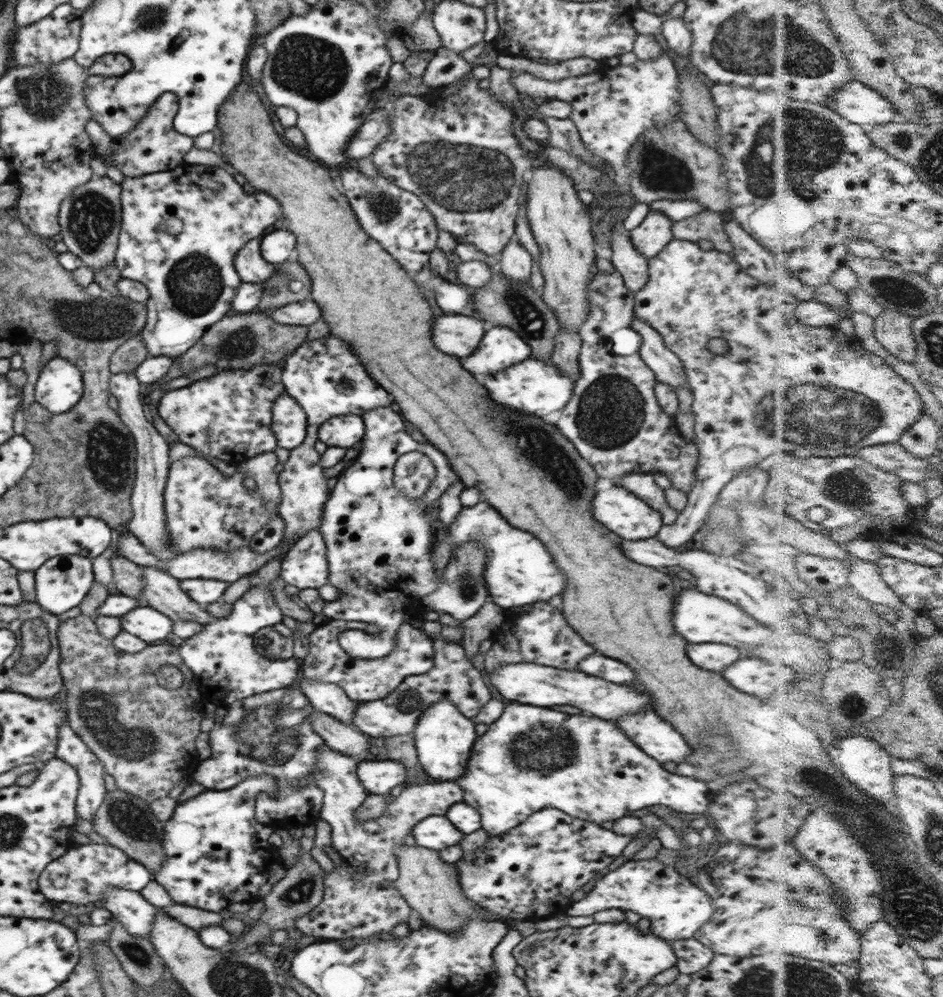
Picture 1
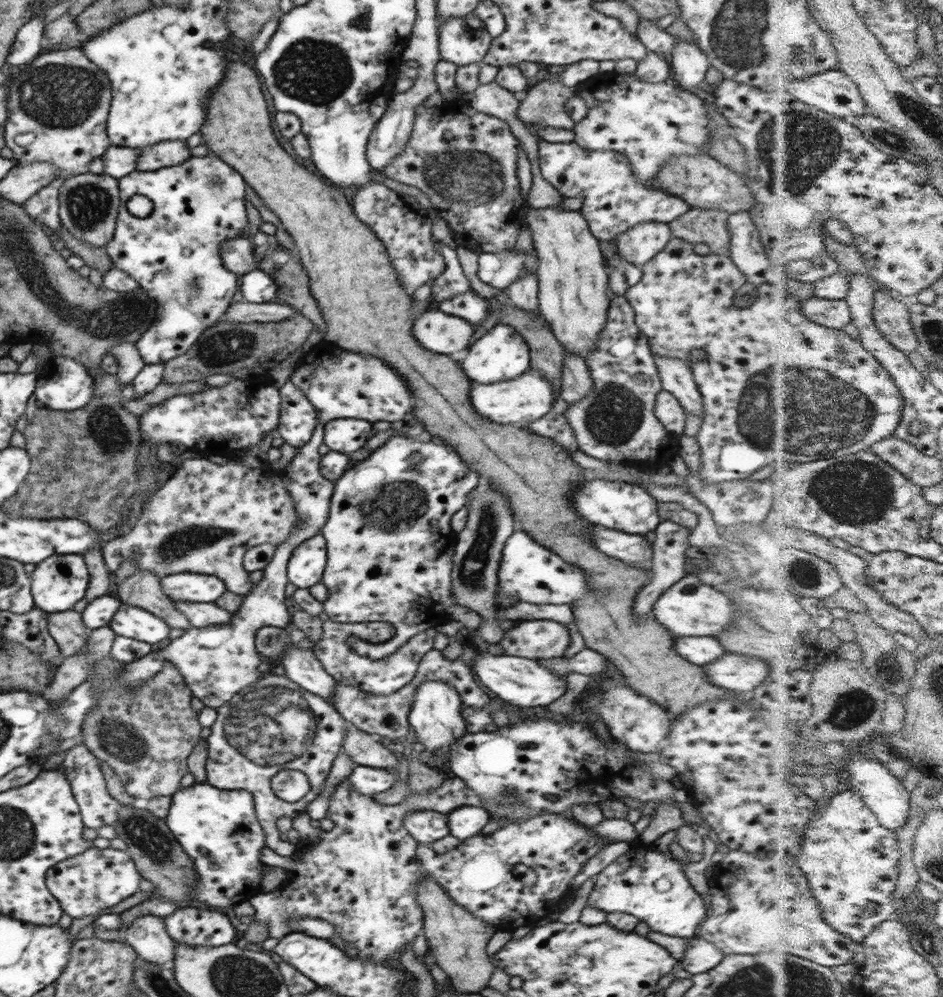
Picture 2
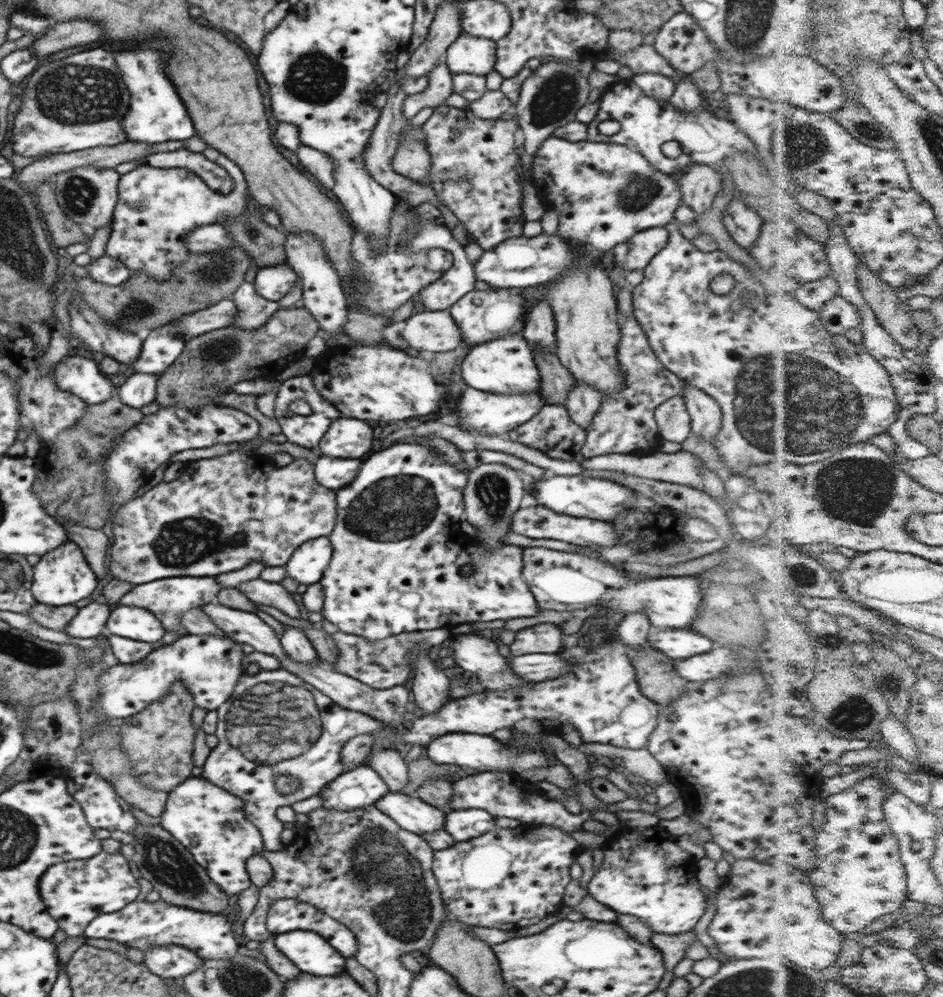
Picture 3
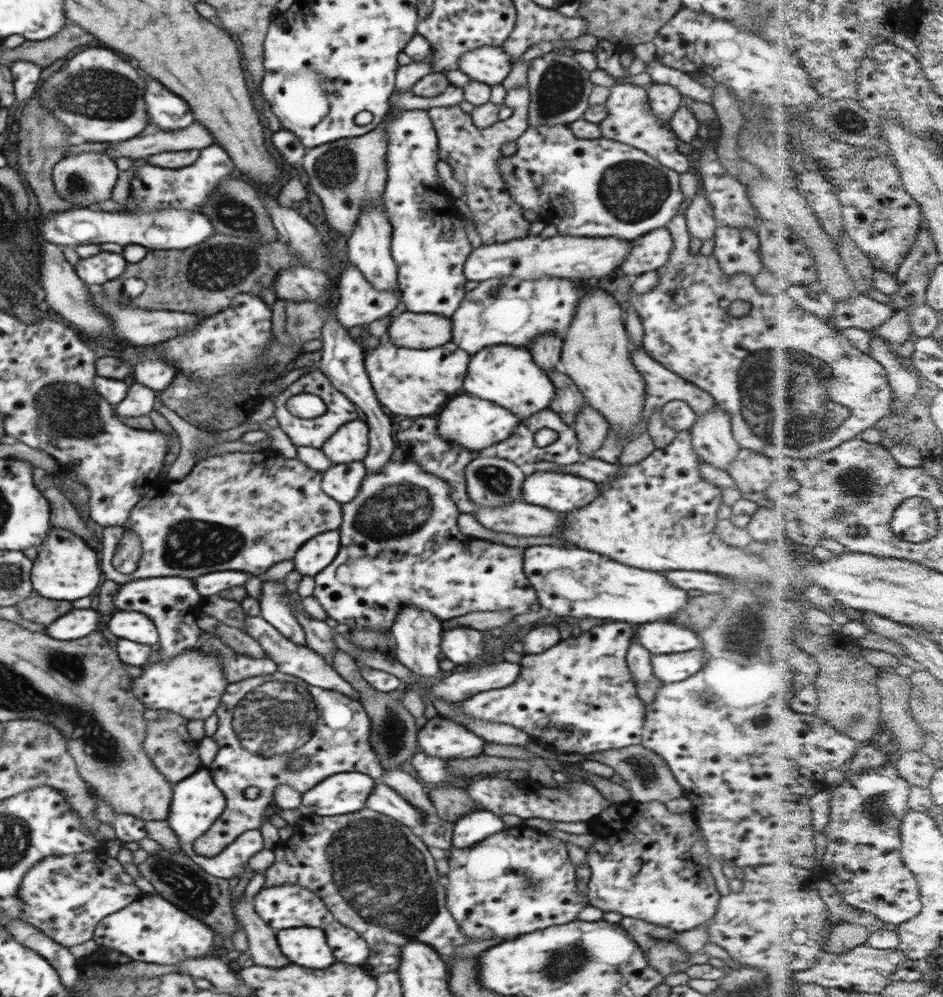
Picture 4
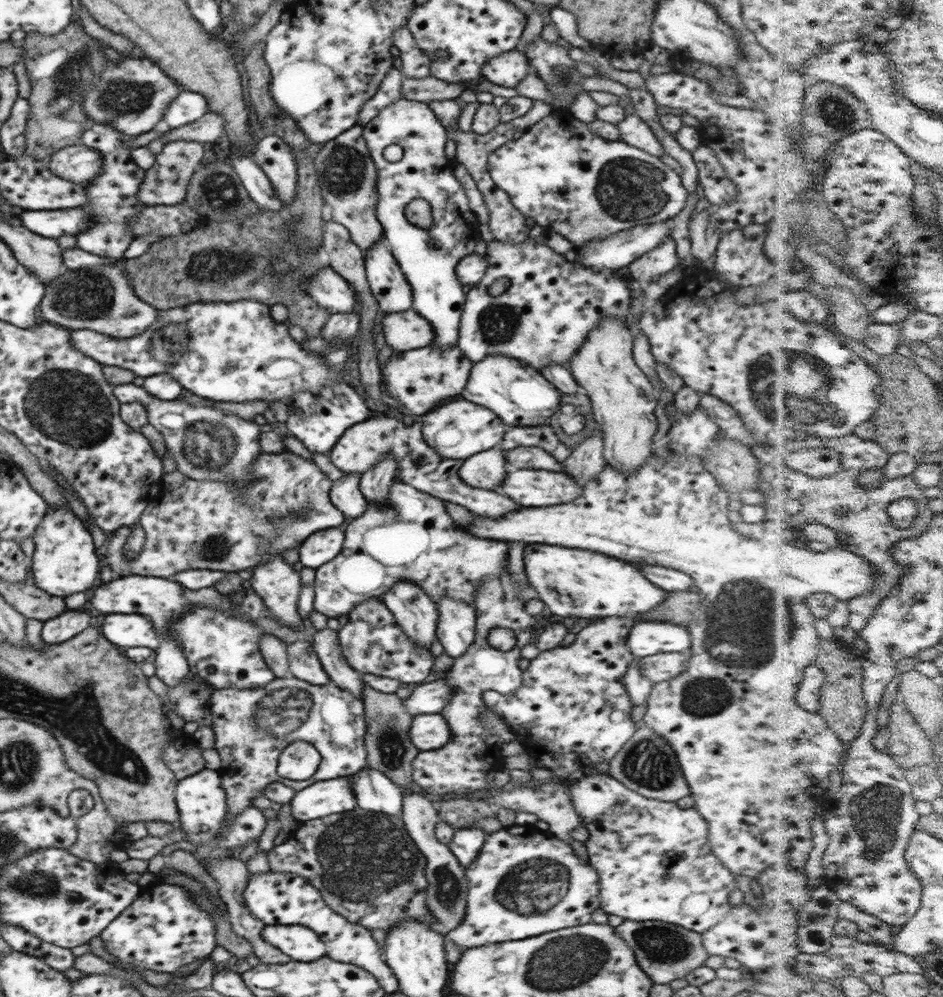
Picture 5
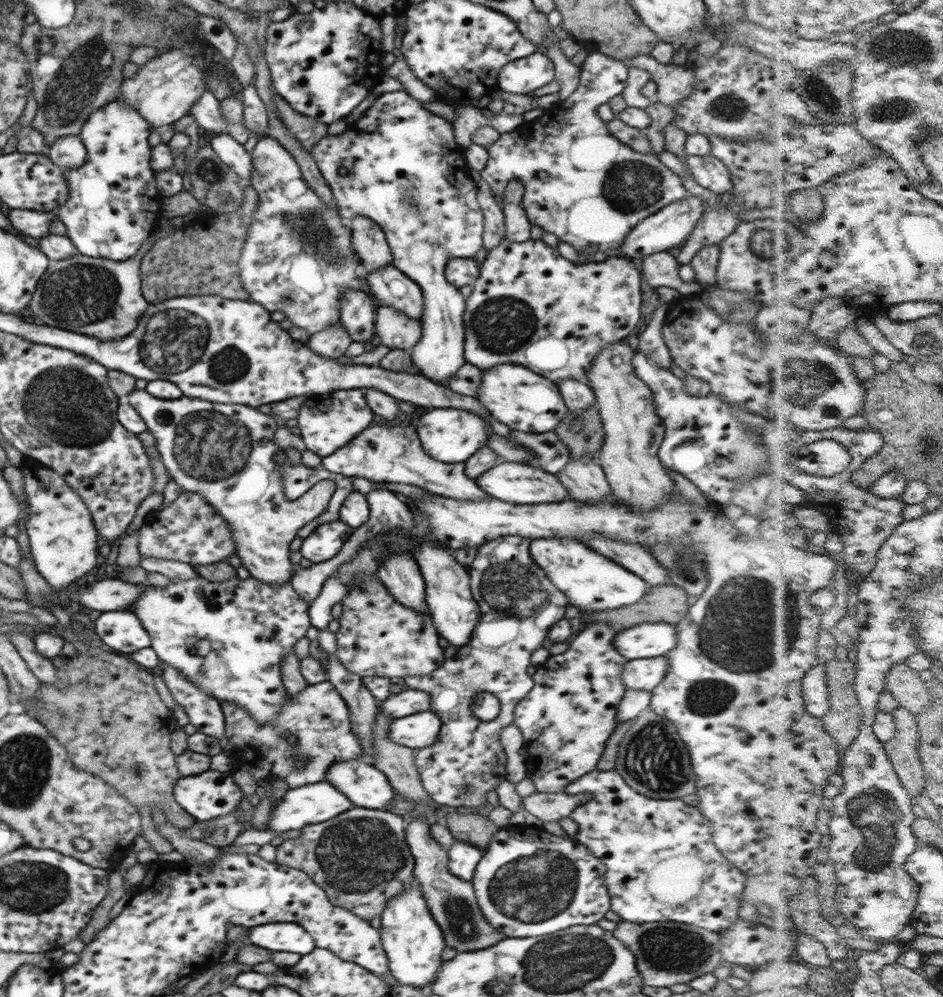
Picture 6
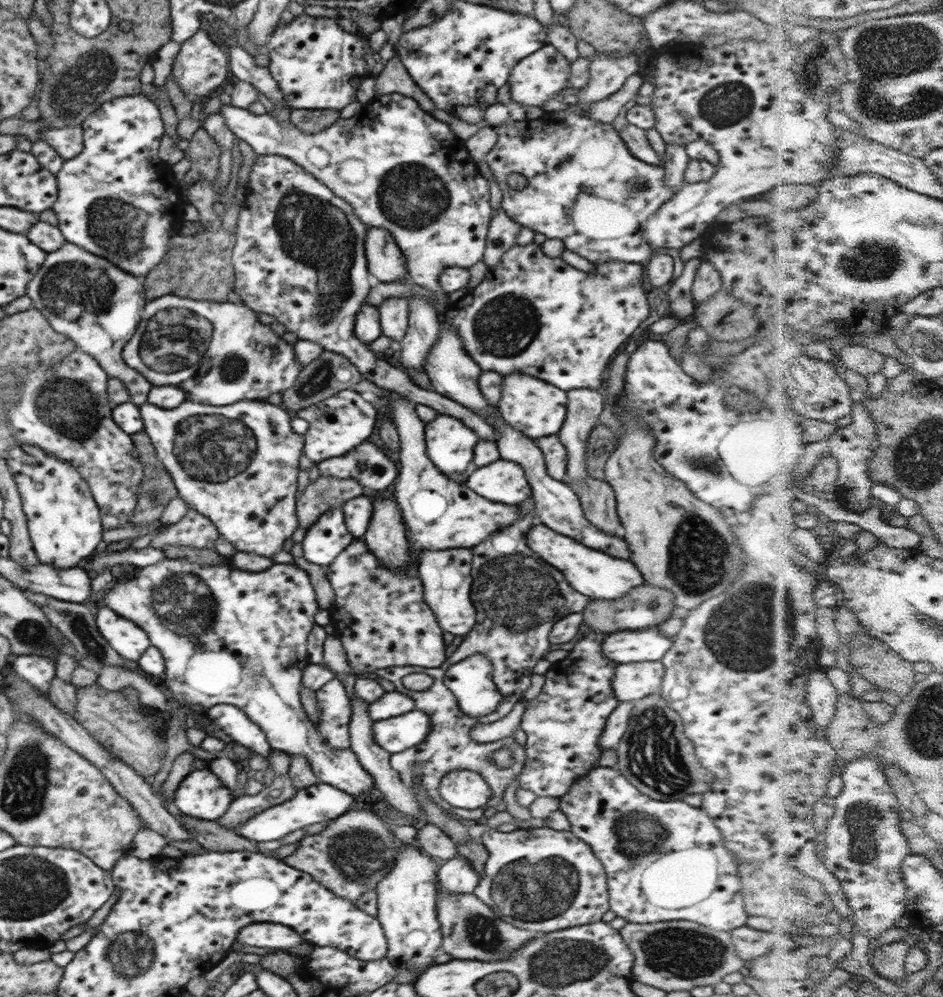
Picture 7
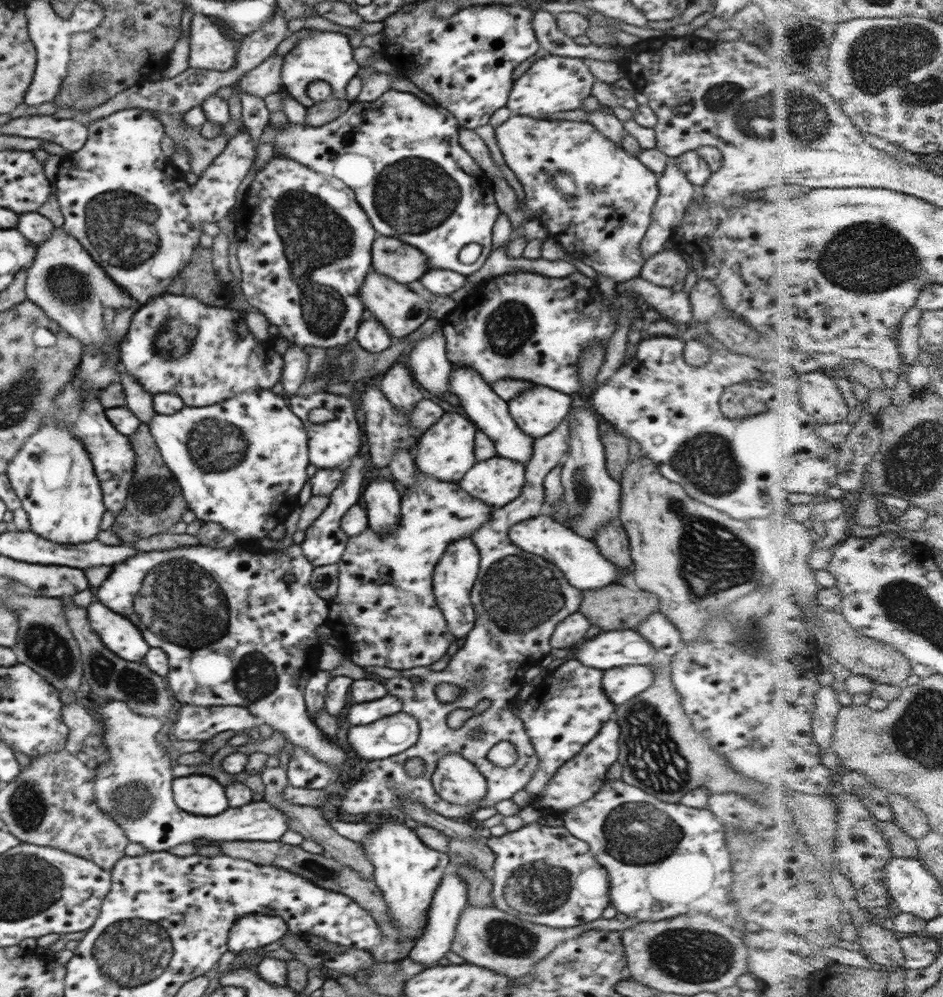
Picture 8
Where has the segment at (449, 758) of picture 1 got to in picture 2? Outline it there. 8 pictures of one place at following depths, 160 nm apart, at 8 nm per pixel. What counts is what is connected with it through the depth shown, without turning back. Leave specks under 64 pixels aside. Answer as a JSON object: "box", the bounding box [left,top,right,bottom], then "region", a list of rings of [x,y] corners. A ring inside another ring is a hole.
{"box":[408,682,467,762],"region":[[[441,682],[423,683],[416,689],[414,697],[408,715],[409,726],[414,729],[417,741],[424,746],[424,750],[446,762],[451,746],[467,733],[466,722],[461,714],[464,706],[462,699],[453,687]]]}

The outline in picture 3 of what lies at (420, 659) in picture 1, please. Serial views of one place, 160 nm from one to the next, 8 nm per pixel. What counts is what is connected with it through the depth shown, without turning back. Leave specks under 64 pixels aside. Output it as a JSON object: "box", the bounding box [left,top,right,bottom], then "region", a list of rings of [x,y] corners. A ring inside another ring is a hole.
{"box":[331,627,452,689],"region":[[[451,627],[438,628],[434,630],[421,630],[409,633],[400,633],[370,643],[366,637],[354,634],[346,634],[338,631],[331,634],[331,637],[338,647],[338,660],[336,660],[335,671],[350,676],[369,688],[388,689],[399,685],[404,685],[408,677],[412,676],[412,667],[410,665],[410,649],[416,645],[422,649],[429,650],[439,644],[445,644],[447,638],[452,639]]]}

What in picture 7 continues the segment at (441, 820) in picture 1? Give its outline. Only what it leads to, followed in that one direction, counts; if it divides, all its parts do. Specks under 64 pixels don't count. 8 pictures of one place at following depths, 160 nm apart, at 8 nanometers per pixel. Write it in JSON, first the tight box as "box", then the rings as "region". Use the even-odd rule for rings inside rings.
{"box":[100,557,375,797],"region":[[[227,557],[223,560],[223,564],[194,564],[184,558],[176,560],[165,558],[153,564],[139,569],[126,580],[116,580],[116,584],[103,596],[100,605],[106,605],[108,608],[117,612],[120,616],[135,622],[150,639],[151,646],[154,646],[163,655],[165,661],[166,680],[164,683],[172,692],[172,698],[176,699],[180,707],[188,708],[192,713],[206,711],[217,704],[231,704],[236,709],[242,710],[246,717],[256,724],[266,735],[268,744],[271,750],[280,750],[289,753],[290,755],[304,755],[311,764],[314,777],[321,783],[328,784],[337,790],[340,790],[352,797],[368,794],[375,788],[372,775],[364,770],[360,761],[355,756],[355,752],[349,748],[332,748],[321,736],[315,724],[309,720],[309,717],[304,711],[304,706],[301,701],[302,694],[302,674],[304,668],[310,666],[311,660],[307,650],[308,634],[315,625],[315,614],[320,610],[316,602],[316,593],[310,583],[308,573],[298,567],[295,563],[273,563],[273,565],[264,571],[249,572],[237,569],[233,564],[232,557]]]}

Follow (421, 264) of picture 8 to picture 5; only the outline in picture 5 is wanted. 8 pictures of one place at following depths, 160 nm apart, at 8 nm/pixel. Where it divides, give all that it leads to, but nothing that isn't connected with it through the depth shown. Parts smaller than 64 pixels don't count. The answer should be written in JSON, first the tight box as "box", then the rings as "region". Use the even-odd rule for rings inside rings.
{"box":[313,124,384,252],"region":[[[357,124],[325,142],[313,158],[313,162],[324,207],[330,214],[330,219],[346,228],[351,242],[354,242],[360,250],[366,252],[374,248],[374,244],[378,244],[378,240],[383,239],[384,232],[380,221],[376,218],[378,174],[363,137],[363,125]]]}

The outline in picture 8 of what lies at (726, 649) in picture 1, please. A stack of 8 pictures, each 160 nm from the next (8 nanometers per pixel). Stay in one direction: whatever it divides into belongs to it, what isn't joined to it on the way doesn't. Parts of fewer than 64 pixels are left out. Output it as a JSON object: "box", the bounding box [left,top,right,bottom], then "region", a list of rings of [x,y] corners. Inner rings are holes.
{"box":[576,630,656,670],"region":[[[612,630],[612,632],[602,632],[596,638],[588,640],[586,644],[580,646],[580,650],[576,650],[576,656],[584,666],[592,666],[592,668],[600,668],[600,670],[608,670],[608,668],[626,667],[628,665],[648,665],[656,656],[656,648],[650,644],[636,630]]]}

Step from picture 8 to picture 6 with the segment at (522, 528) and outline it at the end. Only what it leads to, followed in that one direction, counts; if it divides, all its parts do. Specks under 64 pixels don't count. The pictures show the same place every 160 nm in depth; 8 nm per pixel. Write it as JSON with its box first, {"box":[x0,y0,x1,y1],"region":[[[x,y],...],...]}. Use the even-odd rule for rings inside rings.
{"box":[529,538,648,612],"region":[[[570,538],[534,539],[529,544],[529,553],[552,584],[566,596],[569,604],[581,612],[582,610],[612,610],[612,608],[636,604],[648,592],[648,584],[645,580],[626,570],[616,561],[598,554],[586,542]]]}

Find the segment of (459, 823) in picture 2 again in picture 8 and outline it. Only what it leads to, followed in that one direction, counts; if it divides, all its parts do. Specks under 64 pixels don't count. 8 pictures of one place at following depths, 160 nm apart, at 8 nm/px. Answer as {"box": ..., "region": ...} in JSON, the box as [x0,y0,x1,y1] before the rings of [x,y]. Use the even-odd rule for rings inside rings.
{"box":[409,874,469,968],"region":[[[446,874],[441,878],[438,888],[435,890],[431,905],[427,911],[427,922],[424,927],[423,935],[418,938],[412,950],[409,952],[409,958],[424,964],[426,968],[438,965],[438,960],[446,956],[450,951],[450,945],[454,940],[456,924],[463,908],[469,904],[468,887],[466,881],[458,874]]]}

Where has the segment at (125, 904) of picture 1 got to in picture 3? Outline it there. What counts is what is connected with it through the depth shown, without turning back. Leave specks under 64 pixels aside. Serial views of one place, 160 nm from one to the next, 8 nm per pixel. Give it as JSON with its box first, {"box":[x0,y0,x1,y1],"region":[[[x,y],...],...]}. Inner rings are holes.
{"box":[143,944,203,979],"region":[[[169,944],[146,949],[143,952],[143,963],[156,976],[179,979],[196,970],[203,959],[187,948]]]}

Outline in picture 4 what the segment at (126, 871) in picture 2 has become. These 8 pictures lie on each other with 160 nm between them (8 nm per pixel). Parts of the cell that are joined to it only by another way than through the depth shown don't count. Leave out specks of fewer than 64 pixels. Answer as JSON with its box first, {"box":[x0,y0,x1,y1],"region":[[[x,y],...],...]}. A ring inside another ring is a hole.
{"box":[19,853,143,948],"region":[[[110,853],[47,856],[22,879],[19,898],[23,900],[23,908],[19,918],[66,948],[82,944],[93,938],[94,930],[105,916],[143,896],[134,879]]]}

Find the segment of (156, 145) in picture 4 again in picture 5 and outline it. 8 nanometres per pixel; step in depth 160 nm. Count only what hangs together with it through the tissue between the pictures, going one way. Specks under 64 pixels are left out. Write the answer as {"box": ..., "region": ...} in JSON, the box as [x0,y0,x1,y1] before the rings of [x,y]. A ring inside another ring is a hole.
{"box":[159,111,225,145],"region":[[[208,111],[196,123],[182,125],[178,128],[170,129],[163,132],[159,138],[165,145],[168,142],[176,140],[187,140],[188,142],[211,142],[220,138],[220,134],[224,132],[225,120],[217,112]]]}

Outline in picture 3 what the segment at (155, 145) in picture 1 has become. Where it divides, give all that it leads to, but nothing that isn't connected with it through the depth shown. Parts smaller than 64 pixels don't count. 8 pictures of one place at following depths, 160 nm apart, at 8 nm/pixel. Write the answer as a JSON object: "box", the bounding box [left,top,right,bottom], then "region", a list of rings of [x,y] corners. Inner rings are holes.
{"box":[146,148,233,194],"region":[[[186,148],[174,152],[157,152],[146,156],[146,164],[154,168],[184,168],[196,173],[212,191],[228,194],[233,186],[224,168],[210,162],[202,153]]]}

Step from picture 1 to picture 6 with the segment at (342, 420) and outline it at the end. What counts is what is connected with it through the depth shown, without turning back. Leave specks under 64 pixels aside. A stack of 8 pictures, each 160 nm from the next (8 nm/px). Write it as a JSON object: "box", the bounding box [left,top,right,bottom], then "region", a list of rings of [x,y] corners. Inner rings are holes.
{"box":[320,421,486,500],"region":[[[415,421],[376,424],[366,427],[334,455],[322,458],[320,467],[348,477],[367,478],[374,482],[412,484],[446,498],[482,500],[486,494],[476,480],[465,475],[465,463],[443,463],[424,453]]]}

